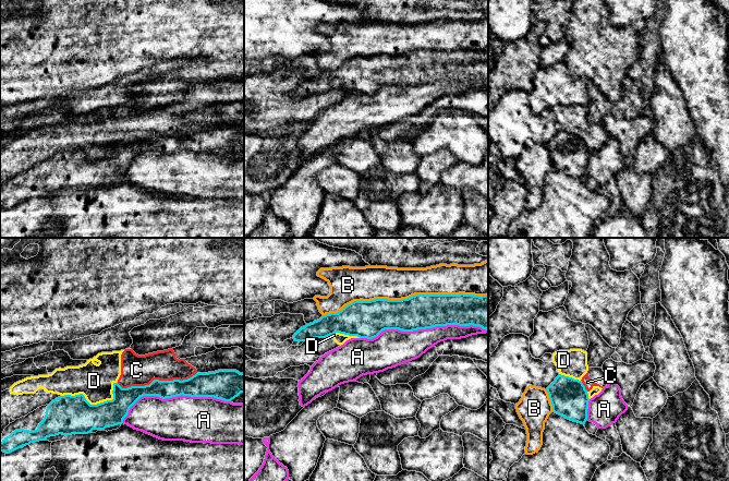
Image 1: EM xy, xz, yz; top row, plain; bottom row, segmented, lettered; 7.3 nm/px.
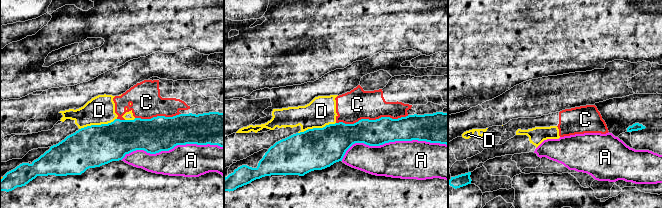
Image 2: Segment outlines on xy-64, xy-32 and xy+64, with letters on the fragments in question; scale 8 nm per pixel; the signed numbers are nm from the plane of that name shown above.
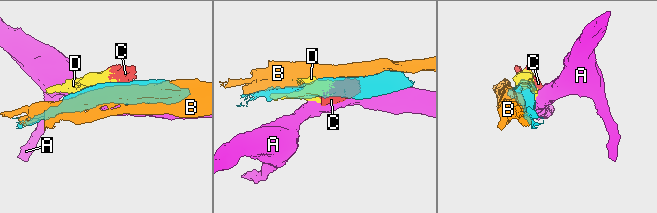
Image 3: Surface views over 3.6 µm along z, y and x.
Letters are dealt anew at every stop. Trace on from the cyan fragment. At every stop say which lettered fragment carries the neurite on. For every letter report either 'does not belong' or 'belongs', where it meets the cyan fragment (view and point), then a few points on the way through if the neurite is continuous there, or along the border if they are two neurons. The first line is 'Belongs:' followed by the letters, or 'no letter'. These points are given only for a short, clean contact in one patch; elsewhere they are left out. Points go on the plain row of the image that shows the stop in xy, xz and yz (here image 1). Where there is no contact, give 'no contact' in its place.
Belongs: no letter
A: does not belong; meets cyan in xz at (423, 84)
B: does not belong; meets cyan in xz at (404, 55)
C: does not belong; meets cyan in xy at (156, 135)
D: does not belong; meets cyan in xy at (95, 160)

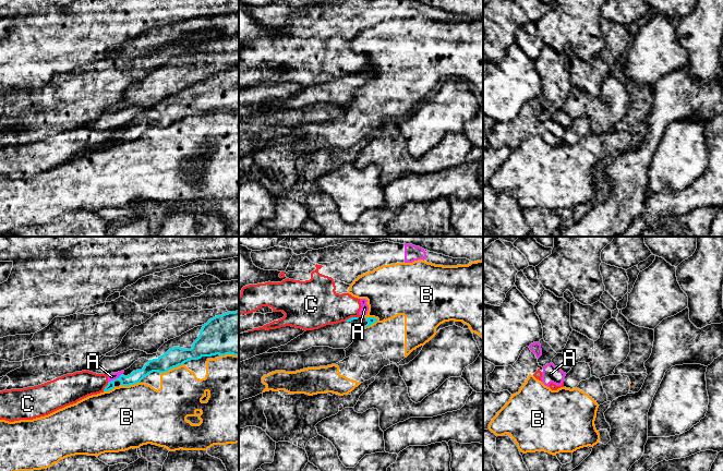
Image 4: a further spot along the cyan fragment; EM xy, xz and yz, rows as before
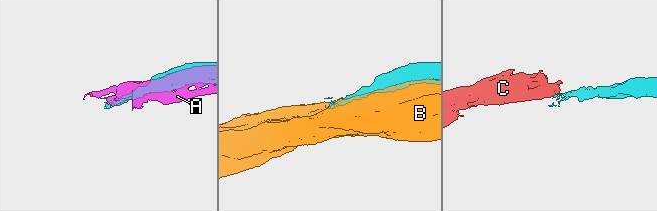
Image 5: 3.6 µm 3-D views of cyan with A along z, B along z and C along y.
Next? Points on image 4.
Belongs: no letter
A: does not belong; meets cyan in xy at (115, 135)
B: does not belong; meets cyan in xy at (130, 140)
C: does not belong; meets cyan in xy at (105, 143); border along xy (108, 139), (103, 146)

